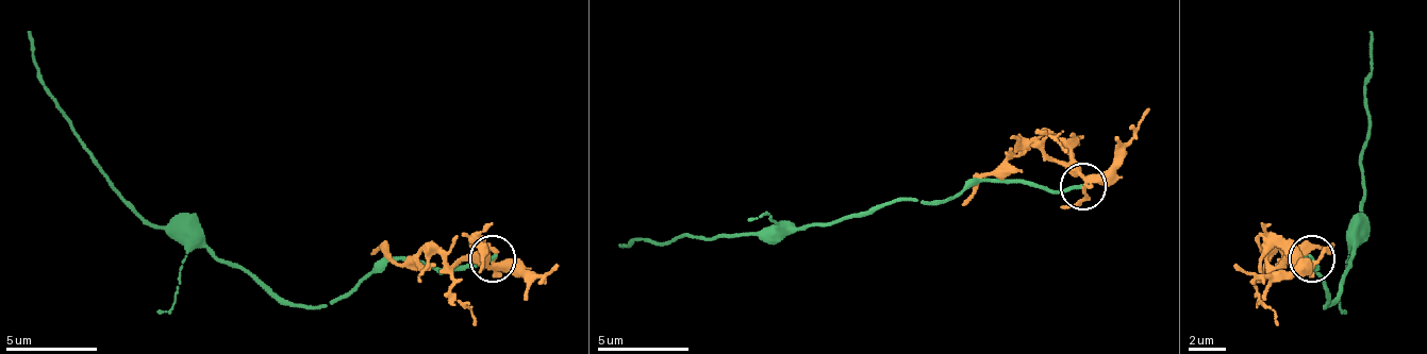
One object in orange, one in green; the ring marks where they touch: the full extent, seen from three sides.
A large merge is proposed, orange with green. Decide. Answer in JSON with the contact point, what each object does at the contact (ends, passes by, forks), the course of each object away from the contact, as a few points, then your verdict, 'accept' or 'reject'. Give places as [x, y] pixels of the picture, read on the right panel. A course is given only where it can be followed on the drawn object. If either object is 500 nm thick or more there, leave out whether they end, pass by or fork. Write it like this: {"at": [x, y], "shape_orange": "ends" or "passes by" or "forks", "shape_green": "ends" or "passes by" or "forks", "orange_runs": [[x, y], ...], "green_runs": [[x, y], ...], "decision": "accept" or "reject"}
{"at": [1312, 258], "shape_orange": "forks", "shape_green": "ends", "orange_runs": [[1313, 262], [1280, 262], [1272, 271], [1299, 262], [1313, 248], [1331, 253]], "green_runs": [[1313, 257], [1313, 271], [1304, 262], [1327, 294], [1327, 307], [1349, 271], [1359, 239], [1367, 32]], "decision": "reject"}

